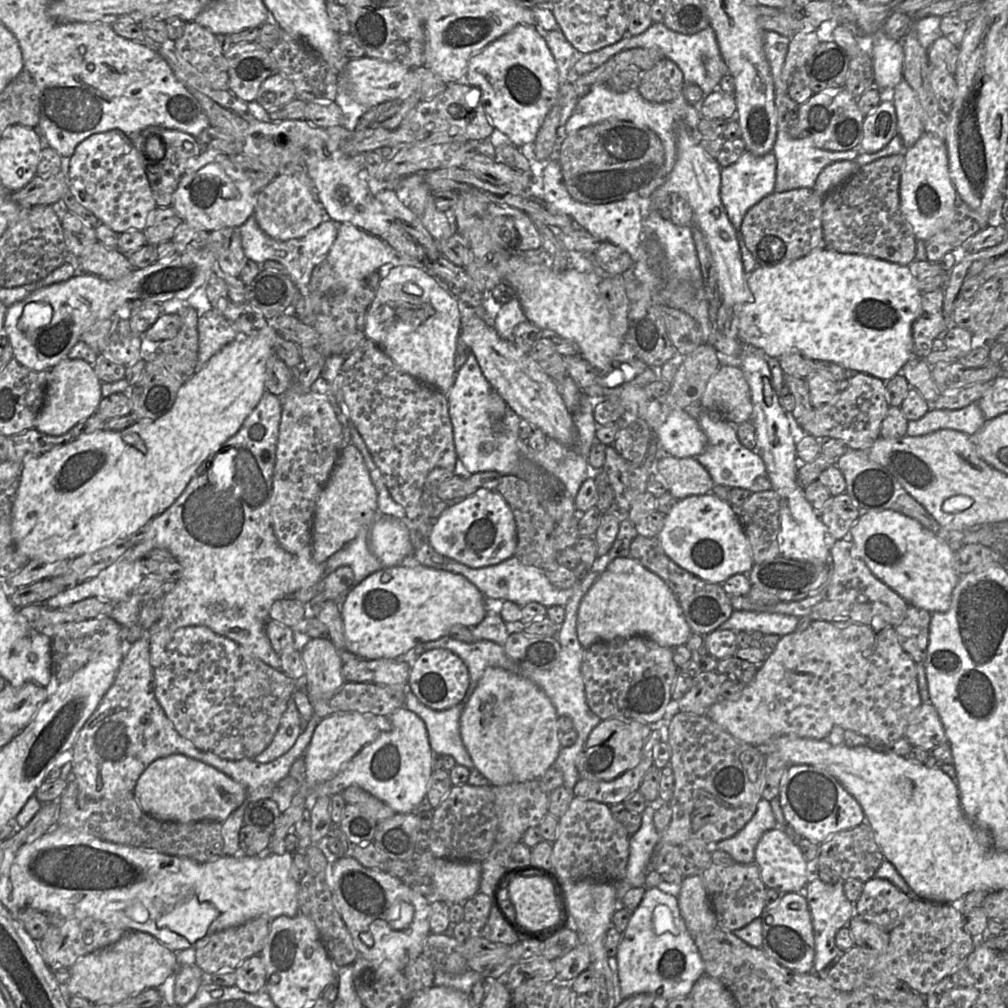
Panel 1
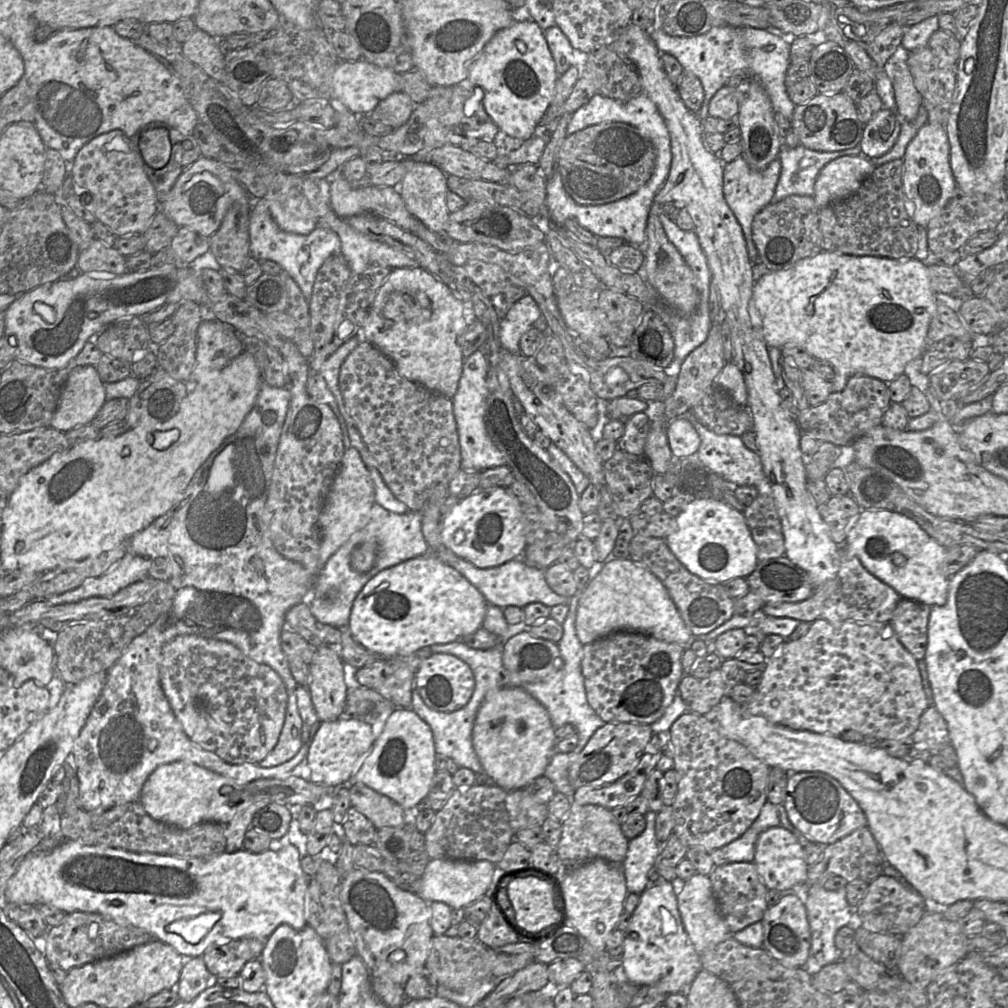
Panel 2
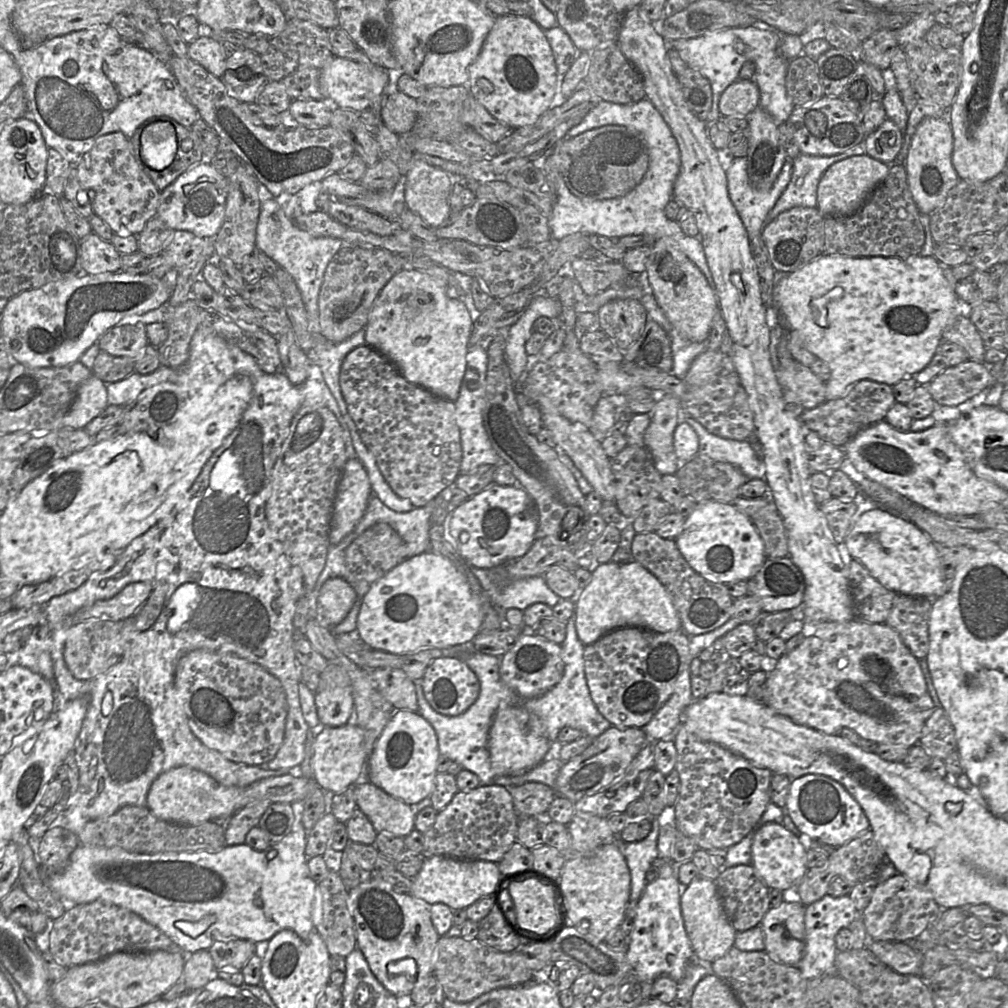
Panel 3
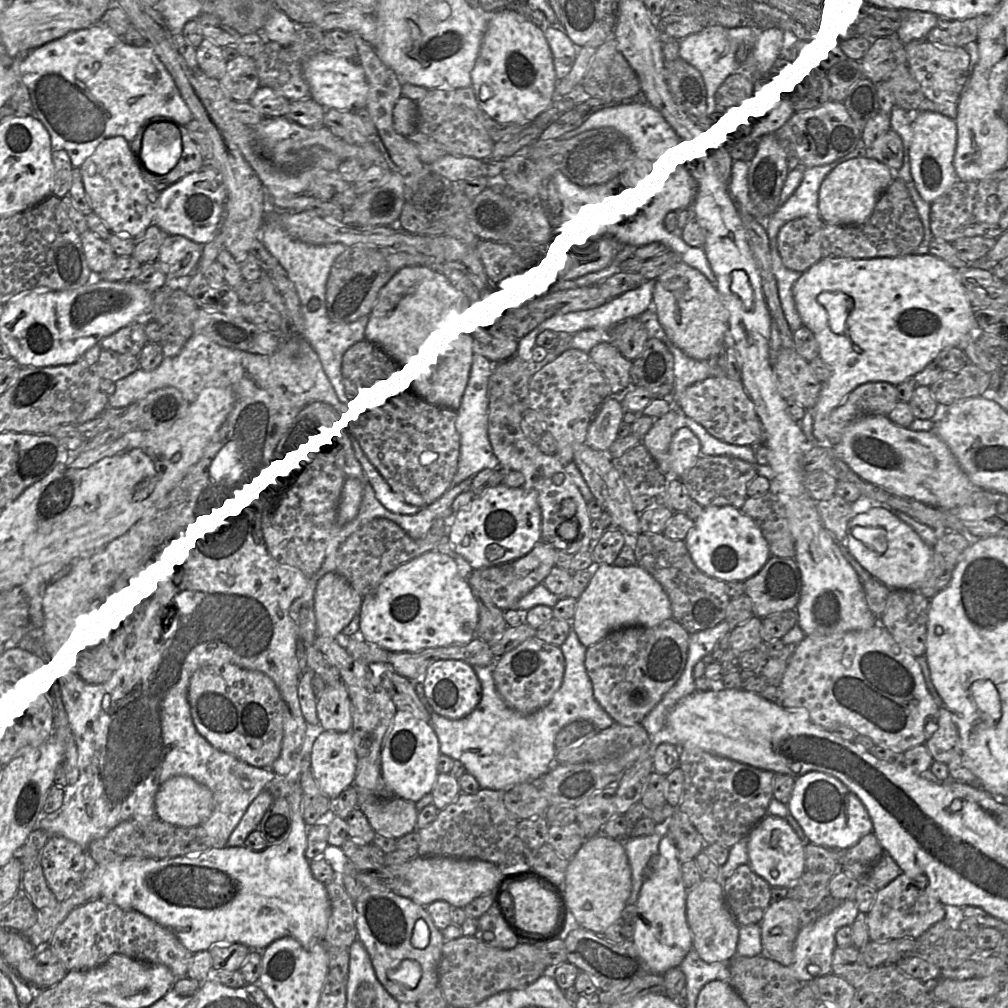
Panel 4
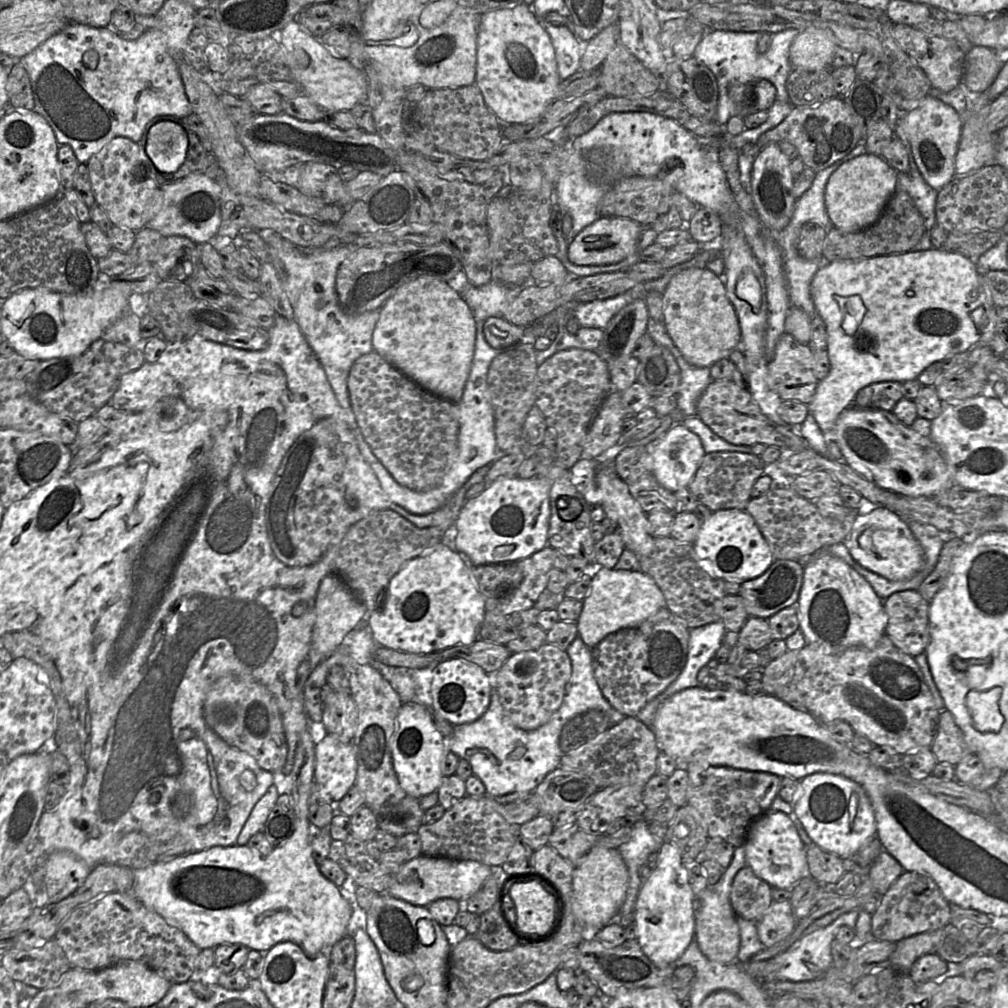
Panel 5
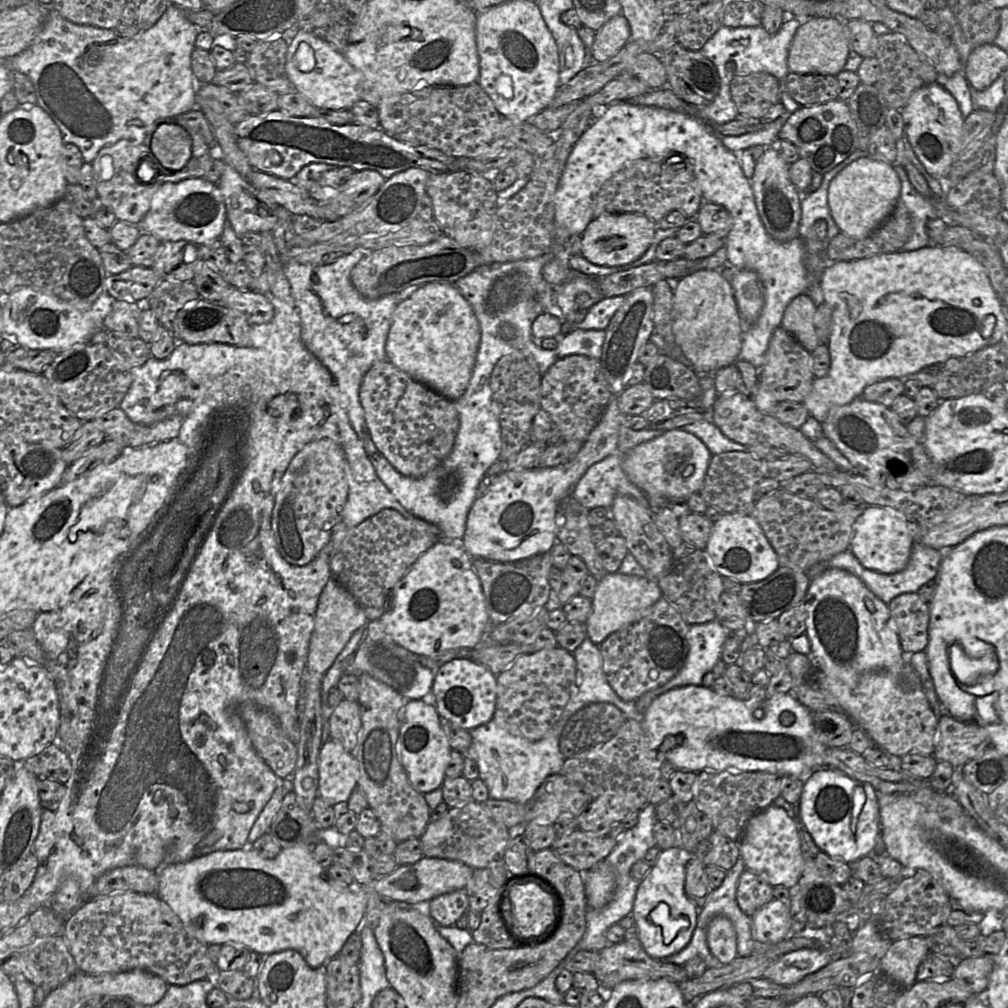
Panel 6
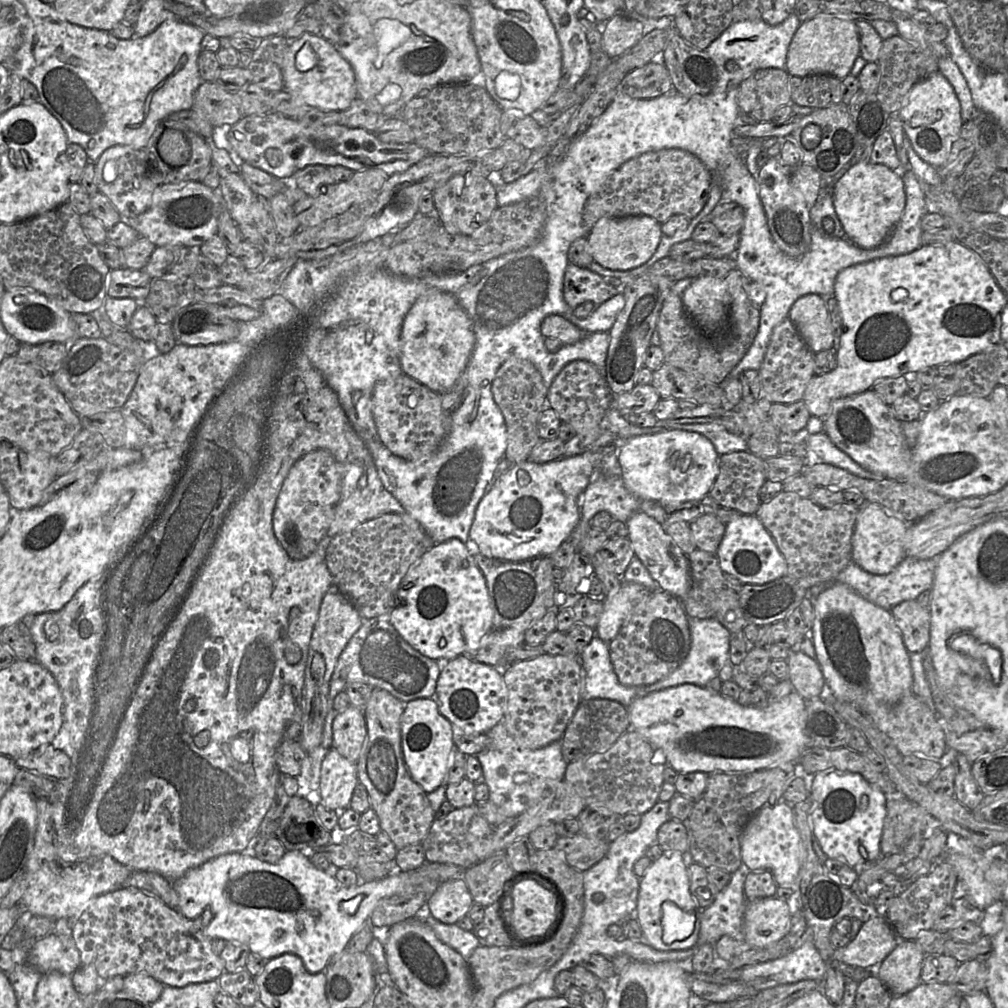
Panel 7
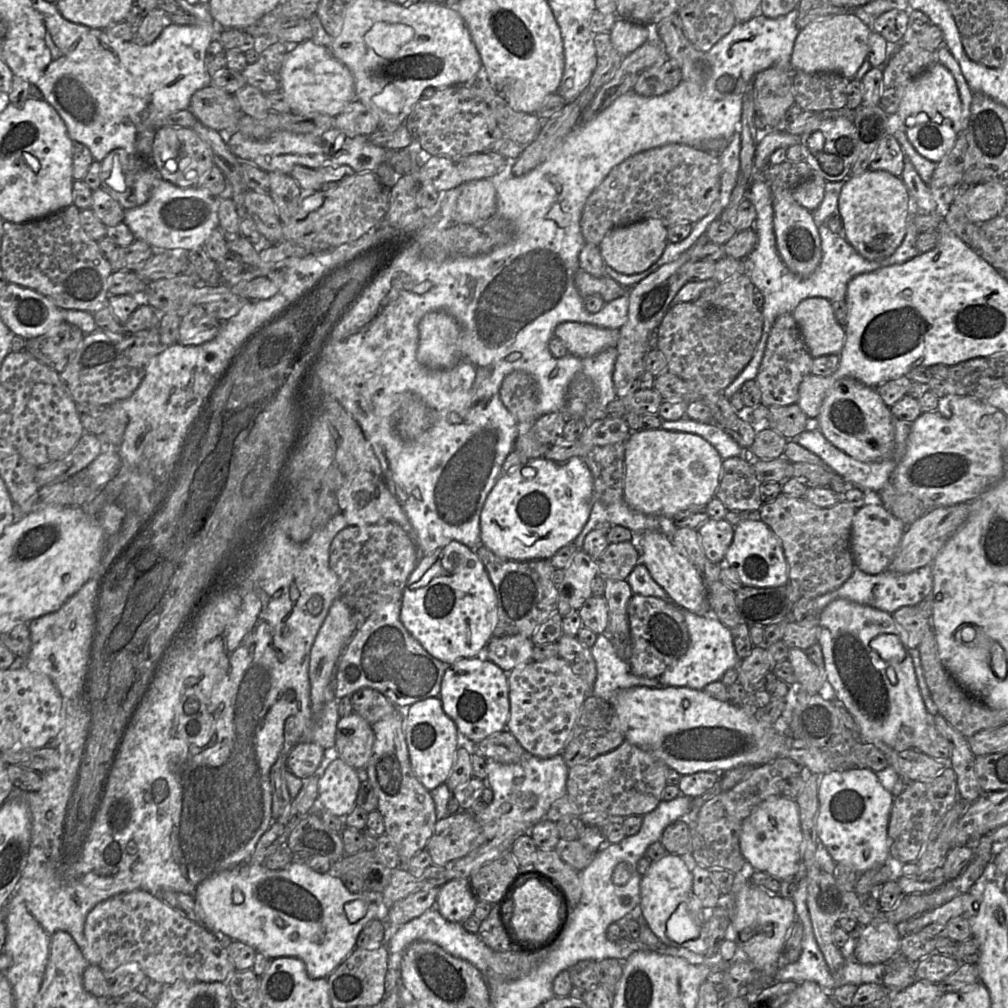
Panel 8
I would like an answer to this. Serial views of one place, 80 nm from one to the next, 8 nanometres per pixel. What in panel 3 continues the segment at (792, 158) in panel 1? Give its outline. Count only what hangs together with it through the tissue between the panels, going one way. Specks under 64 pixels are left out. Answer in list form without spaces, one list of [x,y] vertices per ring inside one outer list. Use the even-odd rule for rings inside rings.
[[[864,139],[855,147],[833,156],[800,154],[792,161],[791,180],[769,212],[764,226],[780,213],[793,207],[817,207],[817,188],[824,172],[835,162],[851,156],[866,154]]]

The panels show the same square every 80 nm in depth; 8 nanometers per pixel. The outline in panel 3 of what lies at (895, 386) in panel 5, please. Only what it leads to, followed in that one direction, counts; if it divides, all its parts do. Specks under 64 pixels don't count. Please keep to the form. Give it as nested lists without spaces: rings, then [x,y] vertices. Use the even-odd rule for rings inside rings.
[[[860,380],[843,397],[826,400],[815,408],[804,410],[800,420],[807,429],[816,432],[824,443],[844,448],[860,431],[885,420],[888,410],[895,402],[892,386],[872,380]]]

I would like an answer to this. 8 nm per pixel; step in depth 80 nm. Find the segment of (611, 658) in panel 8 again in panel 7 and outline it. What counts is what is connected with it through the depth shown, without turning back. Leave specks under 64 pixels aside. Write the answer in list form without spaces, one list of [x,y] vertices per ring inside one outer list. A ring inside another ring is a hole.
[[[596,634],[580,651],[583,670],[581,701],[595,698],[614,700],[628,708],[638,697],[645,694],[638,686],[622,685],[614,672],[608,643]]]

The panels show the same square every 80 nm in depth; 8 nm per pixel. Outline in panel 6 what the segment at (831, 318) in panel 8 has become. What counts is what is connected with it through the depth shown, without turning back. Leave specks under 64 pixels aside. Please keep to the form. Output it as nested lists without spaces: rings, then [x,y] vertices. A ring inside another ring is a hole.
[[[807,294],[798,295],[787,306],[781,324],[810,353],[821,344],[814,325],[816,311]]]

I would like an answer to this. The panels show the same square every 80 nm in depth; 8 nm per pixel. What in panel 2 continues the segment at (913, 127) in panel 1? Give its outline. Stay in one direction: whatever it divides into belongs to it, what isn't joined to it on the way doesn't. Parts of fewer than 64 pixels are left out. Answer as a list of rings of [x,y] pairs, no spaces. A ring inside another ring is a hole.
[[[898,47],[883,68],[894,86],[896,113],[904,121],[915,119],[922,105],[922,96],[914,84],[907,59],[908,52],[904,49],[899,50]]]

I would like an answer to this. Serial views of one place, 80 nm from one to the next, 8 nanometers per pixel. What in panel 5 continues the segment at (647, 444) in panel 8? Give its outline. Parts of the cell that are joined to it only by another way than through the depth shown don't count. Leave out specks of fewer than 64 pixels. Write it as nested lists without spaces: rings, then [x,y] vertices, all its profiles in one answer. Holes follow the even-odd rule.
[[[682,424],[674,425],[662,437],[645,447],[653,461],[655,478],[661,486],[671,492],[688,486],[706,454],[700,438]]]

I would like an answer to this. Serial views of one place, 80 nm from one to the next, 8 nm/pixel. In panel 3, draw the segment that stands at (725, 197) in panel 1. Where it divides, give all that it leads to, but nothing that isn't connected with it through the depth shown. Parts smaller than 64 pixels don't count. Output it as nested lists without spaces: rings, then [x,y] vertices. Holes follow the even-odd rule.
[[[735,157],[726,171],[729,197],[734,204],[749,240],[761,236],[764,221],[788,186],[792,175],[792,161],[785,162],[772,188],[768,191],[754,189],[748,179],[746,157]]]

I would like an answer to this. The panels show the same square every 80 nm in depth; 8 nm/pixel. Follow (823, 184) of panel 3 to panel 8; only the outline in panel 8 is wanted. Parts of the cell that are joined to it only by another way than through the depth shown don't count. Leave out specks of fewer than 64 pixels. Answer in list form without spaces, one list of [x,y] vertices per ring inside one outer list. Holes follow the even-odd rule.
[[[866,170],[842,187],[838,211],[845,238],[865,259],[881,261],[891,256],[907,231],[908,192],[900,177],[883,170]]]

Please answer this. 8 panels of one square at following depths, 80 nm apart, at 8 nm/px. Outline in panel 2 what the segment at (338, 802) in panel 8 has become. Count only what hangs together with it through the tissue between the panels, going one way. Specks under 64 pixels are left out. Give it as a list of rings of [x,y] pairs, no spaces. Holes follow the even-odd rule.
[[[341,716],[334,721],[321,722],[306,756],[311,770],[310,781],[327,787],[349,785],[374,742],[372,726],[363,719]]]

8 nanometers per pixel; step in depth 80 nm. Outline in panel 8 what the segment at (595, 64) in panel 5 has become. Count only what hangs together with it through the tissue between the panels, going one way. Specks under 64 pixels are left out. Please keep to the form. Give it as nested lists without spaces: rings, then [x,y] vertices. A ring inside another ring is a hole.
[[[618,17],[609,34],[614,48],[625,56],[649,39],[649,28]]]

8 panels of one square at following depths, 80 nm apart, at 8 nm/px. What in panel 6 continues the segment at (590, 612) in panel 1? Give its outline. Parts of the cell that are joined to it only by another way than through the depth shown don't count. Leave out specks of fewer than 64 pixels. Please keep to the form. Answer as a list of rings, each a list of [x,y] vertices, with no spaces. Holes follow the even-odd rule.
[[[607,573],[598,581],[592,600],[592,610],[585,622],[587,637],[600,645],[610,634],[646,616],[656,601],[662,597],[656,580],[648,577]]]

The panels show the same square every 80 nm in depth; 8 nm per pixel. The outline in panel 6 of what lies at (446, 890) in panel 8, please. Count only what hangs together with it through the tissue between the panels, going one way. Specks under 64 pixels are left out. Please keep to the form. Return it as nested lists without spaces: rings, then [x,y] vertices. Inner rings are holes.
[[[466,889],[441,894],[429,902],[429,916],[441,926],[455,926],[457,920],[469,909]]]

